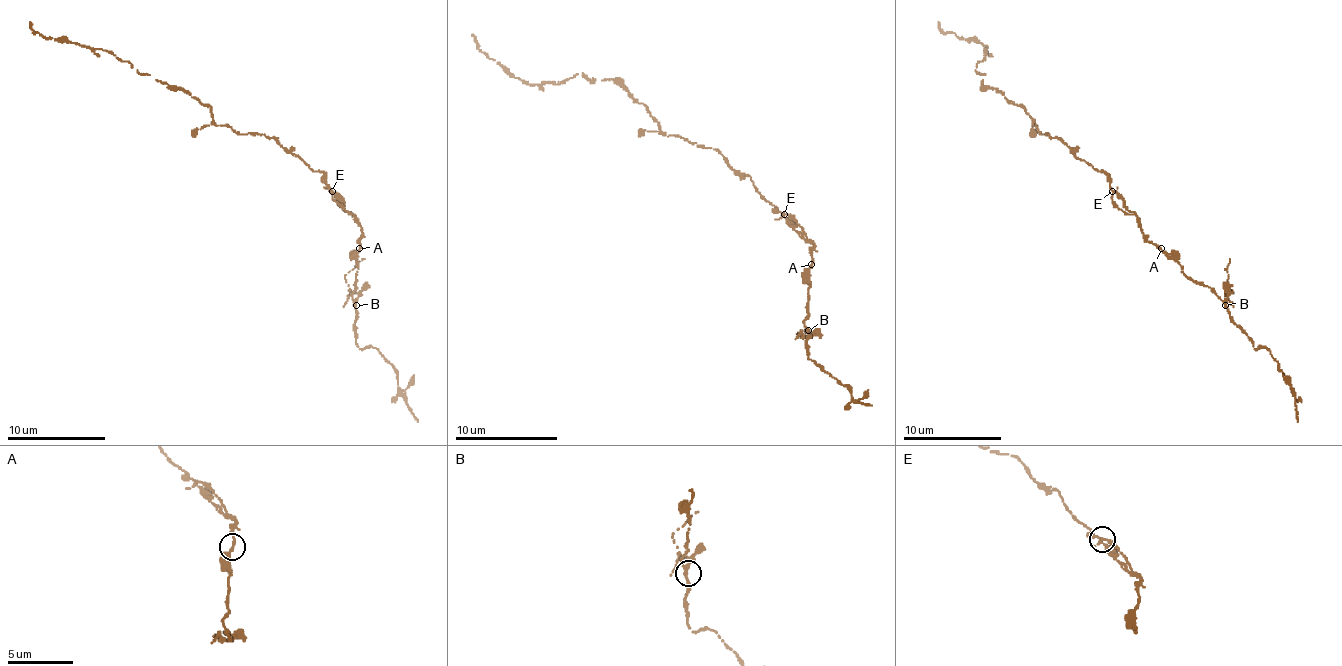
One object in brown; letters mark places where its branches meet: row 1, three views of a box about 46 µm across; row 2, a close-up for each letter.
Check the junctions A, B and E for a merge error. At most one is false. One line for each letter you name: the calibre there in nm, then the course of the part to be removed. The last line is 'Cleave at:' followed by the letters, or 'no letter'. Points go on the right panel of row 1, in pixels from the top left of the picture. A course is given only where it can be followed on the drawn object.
Cleave at: no letter

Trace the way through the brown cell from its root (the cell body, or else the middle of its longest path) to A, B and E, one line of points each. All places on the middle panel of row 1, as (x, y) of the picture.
A: (757, 188), (793, 229), (806, 241), (814, 244), (811, 264)
B: (757, 188), (793, 229), (806, 241), (814, 244), (808, 269), (808, 313), (803, 320), (808, 330)
E: (757, 188), (783, 213)

